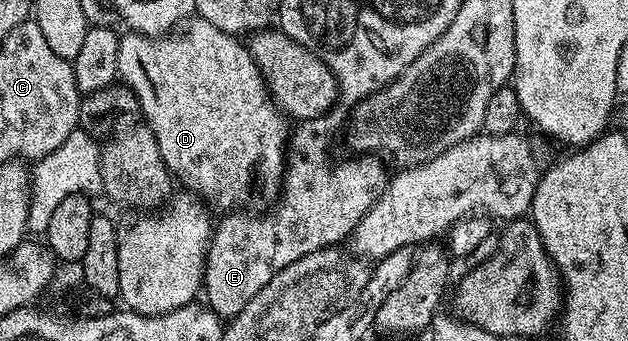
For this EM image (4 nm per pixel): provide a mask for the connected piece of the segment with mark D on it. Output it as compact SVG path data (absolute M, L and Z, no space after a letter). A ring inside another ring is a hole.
M202 19L188 20L178 31L171 31L158 37L147 37L143 33L127 31L119 38L119 77L134 91L139 103L138 112L141 116L143 115L142 120L150 127L157 139L157 147L161 151L163 162L167 165L167 172L178 180L180 177L196 193L192 193L196 198L202 199L208 206L214 207L216 205L219 209L225 209L223 211L234 210L238 206L235 205L238 201L245 200L250 195L251 184L255 180L259 180L263 185L278 186L283 180L285 154L289 149L289 125L287 129L289 118L272 101L271 92L263 81L263 76L253 59L250 48L244 42L242 45L239 41L242 40L238 36L221 31L217 27L213 27L213 23Z

